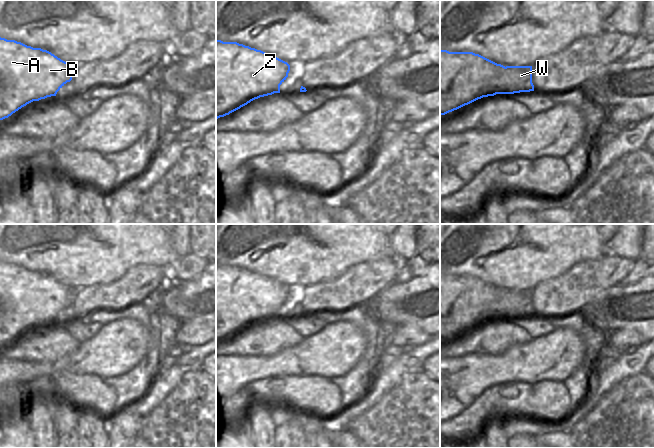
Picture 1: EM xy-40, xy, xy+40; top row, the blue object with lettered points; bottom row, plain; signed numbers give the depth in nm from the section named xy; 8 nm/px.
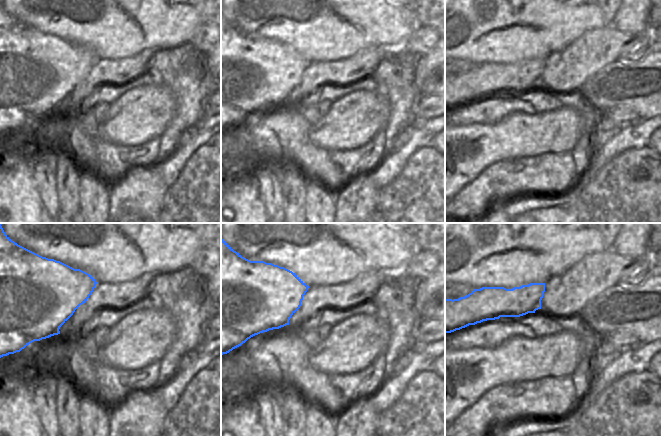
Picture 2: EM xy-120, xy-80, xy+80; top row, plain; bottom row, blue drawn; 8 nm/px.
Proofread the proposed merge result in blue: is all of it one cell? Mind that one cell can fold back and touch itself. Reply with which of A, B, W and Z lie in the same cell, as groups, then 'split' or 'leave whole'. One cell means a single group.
groups A B Z / W; split

